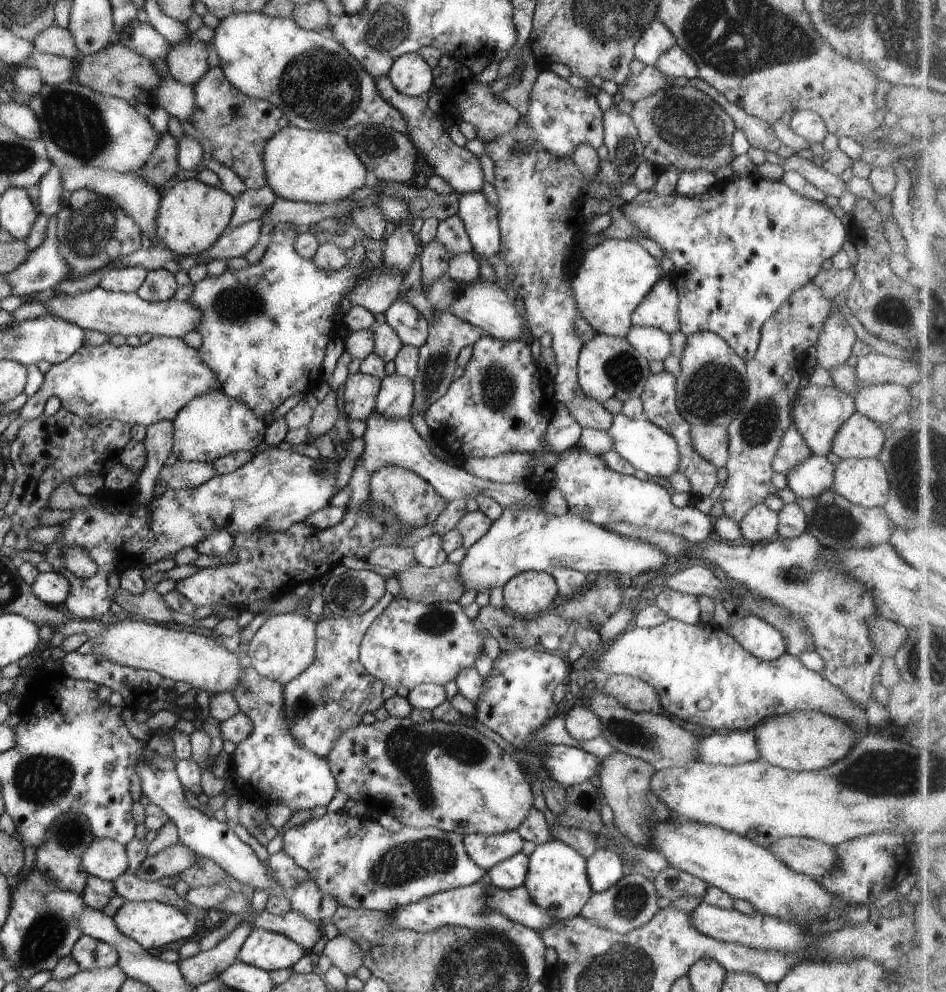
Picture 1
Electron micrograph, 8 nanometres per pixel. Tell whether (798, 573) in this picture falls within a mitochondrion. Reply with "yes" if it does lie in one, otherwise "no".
yes

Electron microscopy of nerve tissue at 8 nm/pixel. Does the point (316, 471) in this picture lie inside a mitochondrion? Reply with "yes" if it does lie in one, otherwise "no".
yes

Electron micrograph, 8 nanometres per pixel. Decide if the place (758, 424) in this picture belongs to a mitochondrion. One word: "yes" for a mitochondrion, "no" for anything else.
yes

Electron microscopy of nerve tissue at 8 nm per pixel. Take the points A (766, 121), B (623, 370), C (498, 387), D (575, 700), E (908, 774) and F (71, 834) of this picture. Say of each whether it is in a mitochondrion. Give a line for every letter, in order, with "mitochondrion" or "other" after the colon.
A: other
B: mitochondrion
C: mitochondrion
D: other
E: mitochondrion
F: mitochondrion

